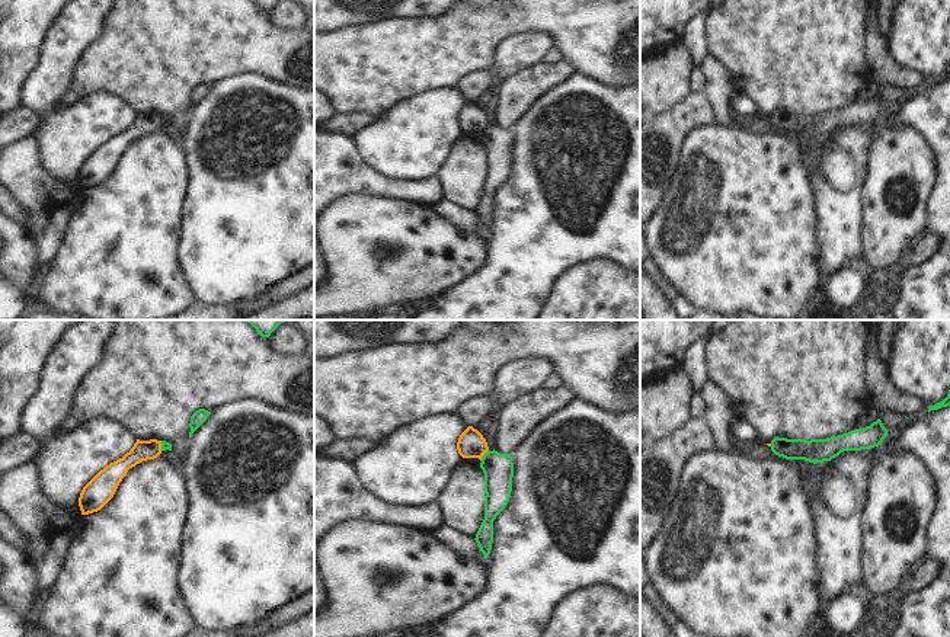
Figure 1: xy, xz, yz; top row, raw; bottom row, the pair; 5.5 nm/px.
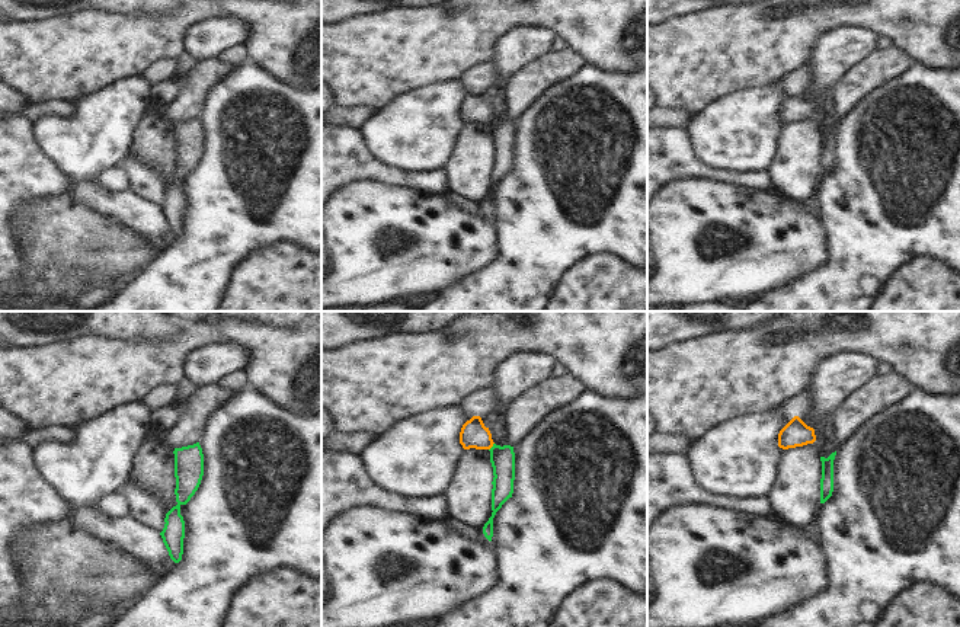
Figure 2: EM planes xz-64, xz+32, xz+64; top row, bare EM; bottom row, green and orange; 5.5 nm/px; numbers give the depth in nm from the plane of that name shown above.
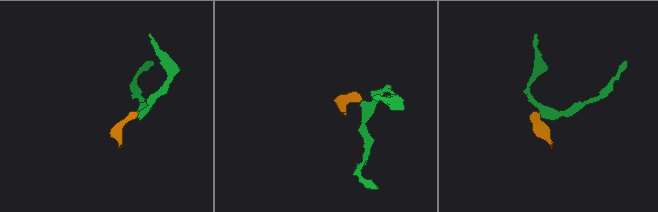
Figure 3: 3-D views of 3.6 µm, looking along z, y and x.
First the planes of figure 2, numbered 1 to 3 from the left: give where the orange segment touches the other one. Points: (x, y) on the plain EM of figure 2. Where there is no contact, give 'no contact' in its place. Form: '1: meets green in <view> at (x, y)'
1: no contact
2: meets green in xz+32 at (492, 121)
3: no contact

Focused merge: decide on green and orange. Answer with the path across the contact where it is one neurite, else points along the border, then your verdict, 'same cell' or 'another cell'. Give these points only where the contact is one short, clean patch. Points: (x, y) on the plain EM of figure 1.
border xz (488, 124), (480, 134); another cell

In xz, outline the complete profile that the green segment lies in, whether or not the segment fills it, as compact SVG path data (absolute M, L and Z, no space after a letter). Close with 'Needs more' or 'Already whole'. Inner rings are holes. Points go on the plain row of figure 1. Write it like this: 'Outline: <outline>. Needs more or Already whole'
Outline: M487 125L480 134L484 147L484 193L476 208L476 217L489 231L493 217L493 195L505 183L512 166L514 137L511 128Z. Already whole

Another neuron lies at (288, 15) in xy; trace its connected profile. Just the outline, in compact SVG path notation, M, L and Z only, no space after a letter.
M278 0L268 15L275 26L285 31L300 29L311 20L298 0Z

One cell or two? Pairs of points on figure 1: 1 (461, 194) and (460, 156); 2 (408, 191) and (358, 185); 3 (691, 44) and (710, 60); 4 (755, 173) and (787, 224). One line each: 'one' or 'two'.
1: one
2: one
3: two
4: one

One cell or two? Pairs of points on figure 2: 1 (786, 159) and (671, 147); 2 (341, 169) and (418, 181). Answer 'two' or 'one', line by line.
1: two
2: one

